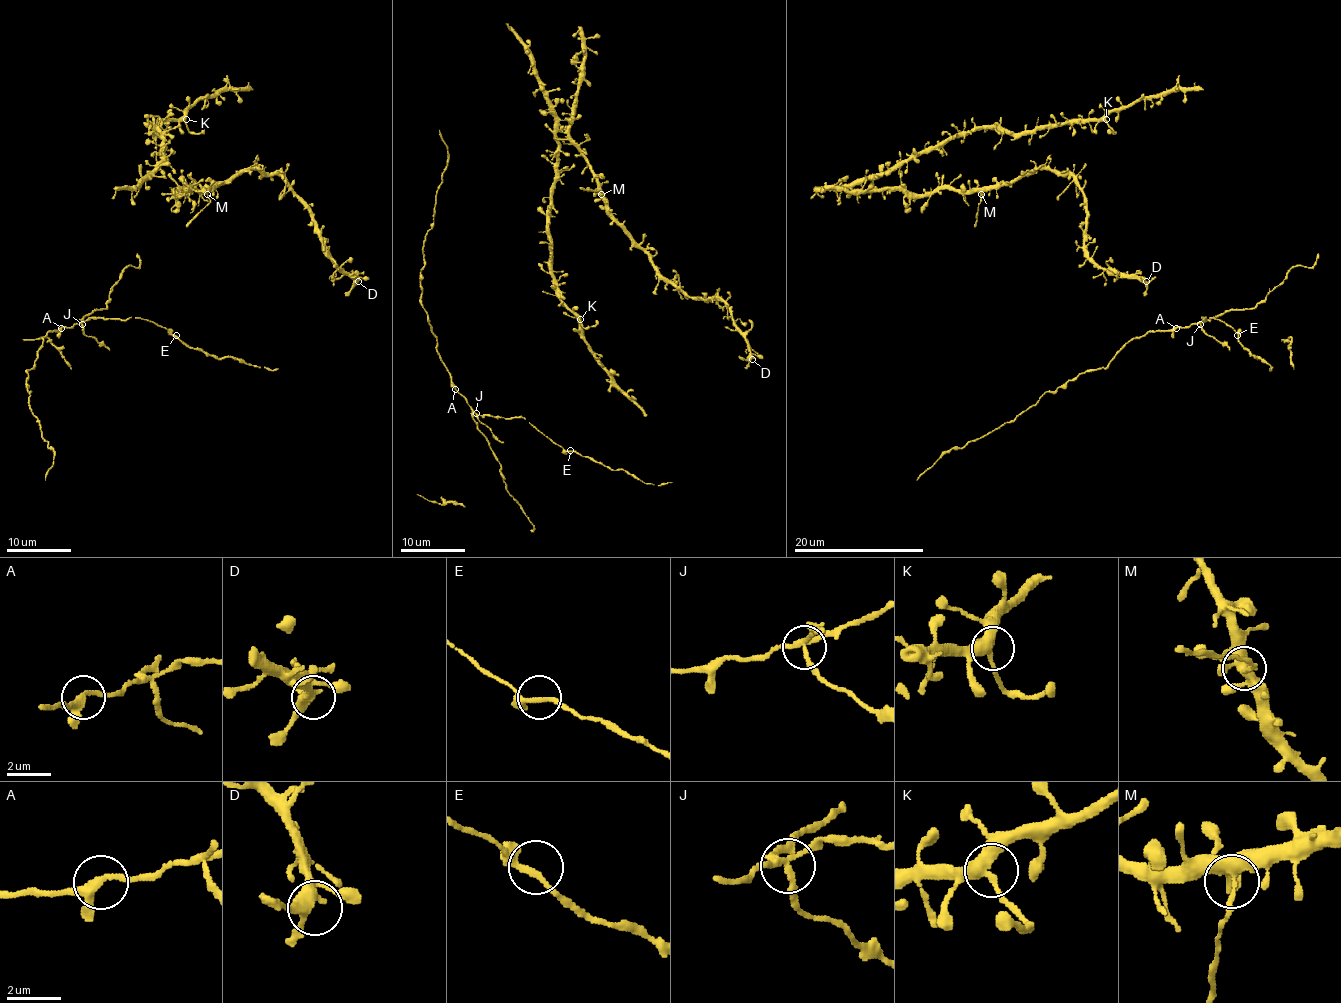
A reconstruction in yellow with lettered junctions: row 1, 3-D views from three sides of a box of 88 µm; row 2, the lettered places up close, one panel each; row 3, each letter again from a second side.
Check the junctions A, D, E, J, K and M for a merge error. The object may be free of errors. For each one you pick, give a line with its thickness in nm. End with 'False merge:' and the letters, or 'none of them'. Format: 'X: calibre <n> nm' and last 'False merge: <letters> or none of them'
J: calibre 240 nm
False merge: J

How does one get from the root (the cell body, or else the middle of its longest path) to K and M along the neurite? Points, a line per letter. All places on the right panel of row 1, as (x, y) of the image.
K: (1141, 281), (1088, 255), (1070, 174), (926, 194), (900, 179), (975, 130), (1106, 119)
M: (1141, 281), (1101, 268), (1088, 255), (1086, 197), (1070, 174), (1031, 169), (981, 194)

